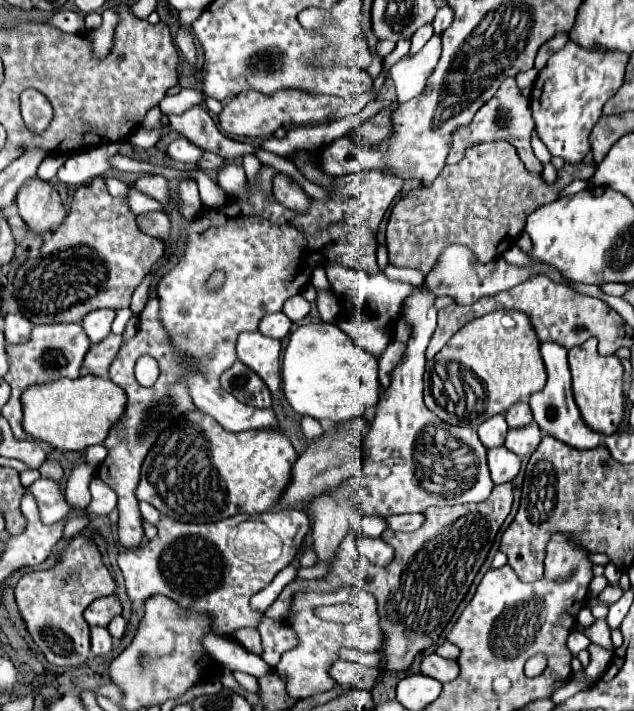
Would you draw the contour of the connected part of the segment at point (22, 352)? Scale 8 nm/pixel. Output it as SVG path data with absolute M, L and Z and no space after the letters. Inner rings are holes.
M55 323L55 325L35 325L33 335L23 345L7 345L7 357L9 357L9 371L3 377L11 385L11 397L7 405L3 407L1 415L9 421L11 431L15 439L29 441L27 433L23 433L23 413L21 413L21 395L31 385L45 385L51 381L57 381L61 377L77 379L81 363L91 347L91 341L87 339L83 327L79 323Z

